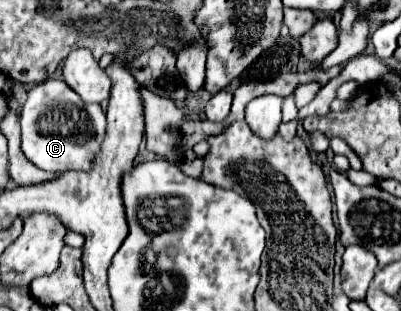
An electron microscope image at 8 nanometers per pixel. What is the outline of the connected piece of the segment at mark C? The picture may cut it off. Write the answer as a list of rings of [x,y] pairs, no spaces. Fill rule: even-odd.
[[[48,78],[28,90],[22,116],[22,152],[42,170],[90,170],[106,132],[106,114],[100,104],[86,104],[64,82]]]

